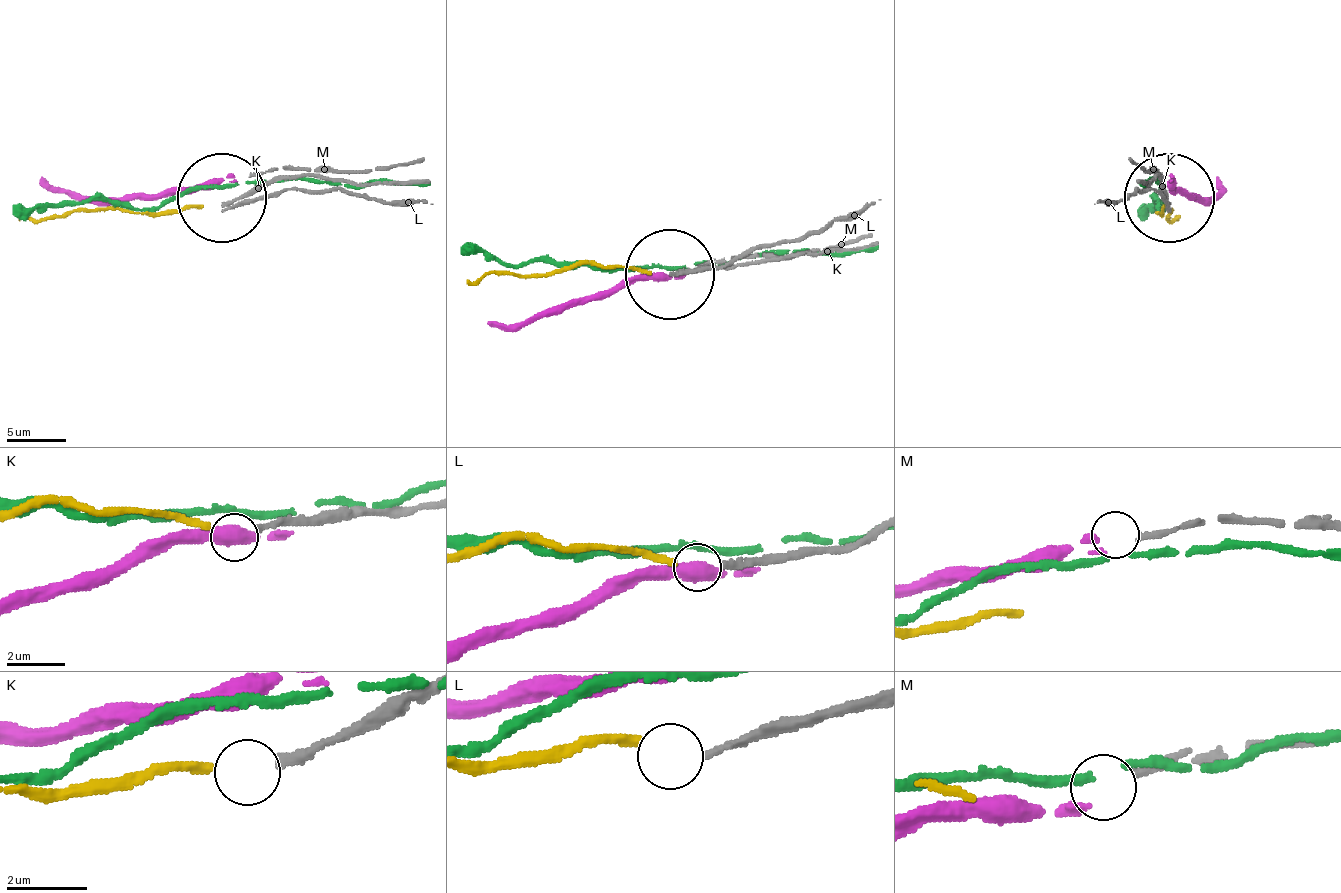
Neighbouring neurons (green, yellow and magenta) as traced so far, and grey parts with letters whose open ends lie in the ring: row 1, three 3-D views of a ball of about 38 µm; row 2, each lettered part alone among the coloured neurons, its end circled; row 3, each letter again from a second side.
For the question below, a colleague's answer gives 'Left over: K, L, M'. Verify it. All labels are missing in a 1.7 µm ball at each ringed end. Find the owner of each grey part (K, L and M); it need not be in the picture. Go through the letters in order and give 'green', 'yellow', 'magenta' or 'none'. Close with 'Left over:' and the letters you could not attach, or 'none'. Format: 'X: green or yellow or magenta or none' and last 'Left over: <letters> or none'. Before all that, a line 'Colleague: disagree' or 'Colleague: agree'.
Colleague: disagree
K: yellow
L: none
M: none
Left over: L, M

